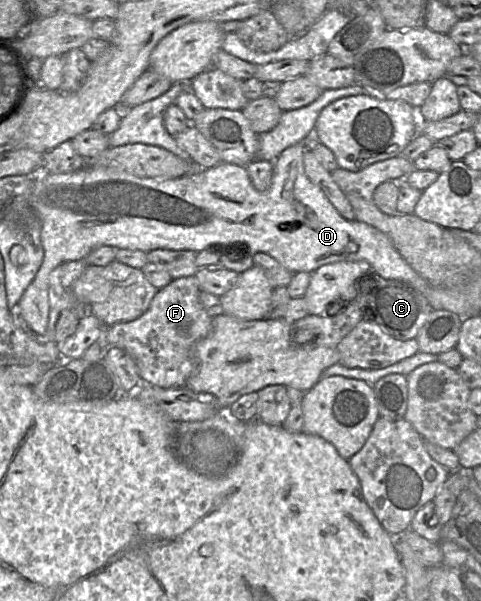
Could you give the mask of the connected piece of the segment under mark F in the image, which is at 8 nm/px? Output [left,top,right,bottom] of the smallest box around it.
[102,275,212,388]

